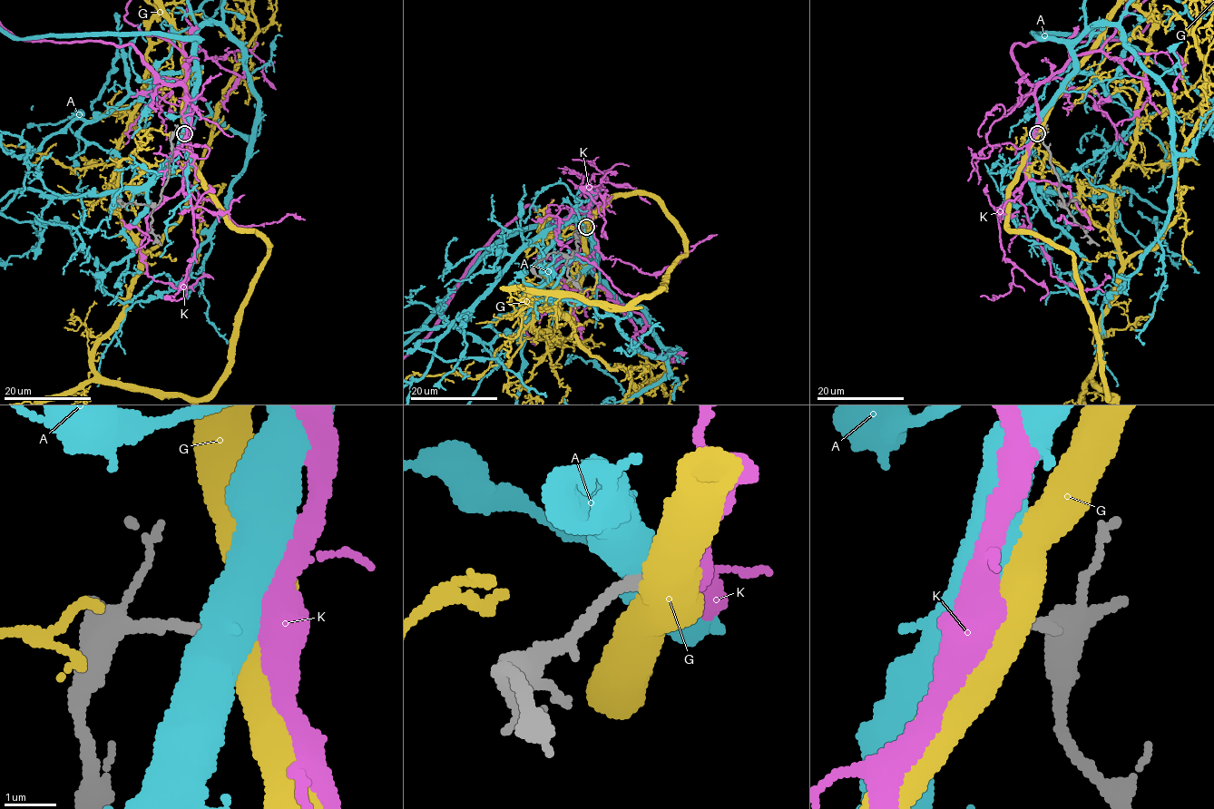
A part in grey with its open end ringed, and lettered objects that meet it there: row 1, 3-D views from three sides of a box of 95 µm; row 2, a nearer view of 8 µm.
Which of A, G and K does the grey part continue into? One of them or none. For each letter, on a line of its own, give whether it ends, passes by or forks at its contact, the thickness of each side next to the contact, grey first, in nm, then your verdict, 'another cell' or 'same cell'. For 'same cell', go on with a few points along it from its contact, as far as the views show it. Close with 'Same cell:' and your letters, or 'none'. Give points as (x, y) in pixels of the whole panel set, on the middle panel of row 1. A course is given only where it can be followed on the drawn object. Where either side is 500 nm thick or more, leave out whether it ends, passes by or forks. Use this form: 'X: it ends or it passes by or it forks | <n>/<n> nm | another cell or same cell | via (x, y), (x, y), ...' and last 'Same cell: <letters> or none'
A: 280/650 nm | another cell
G: 280/550 nm | another cell
K: it passes by | 240/440 nm | same cell
Same cell: K

